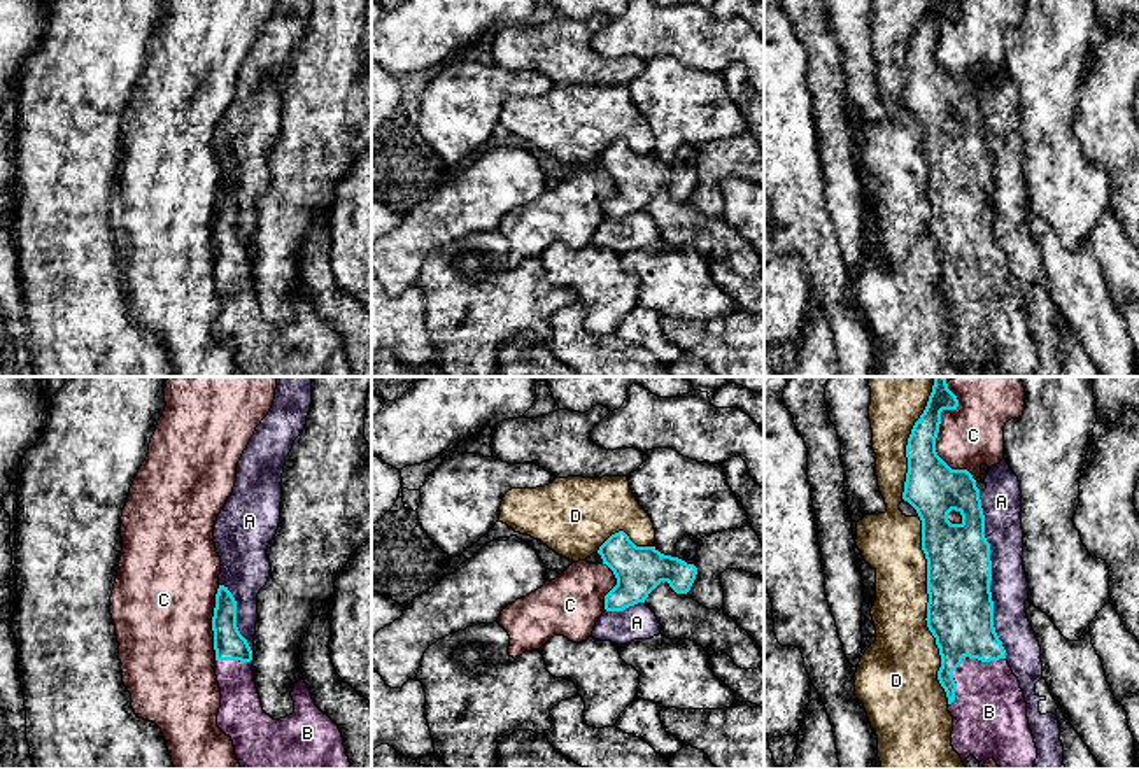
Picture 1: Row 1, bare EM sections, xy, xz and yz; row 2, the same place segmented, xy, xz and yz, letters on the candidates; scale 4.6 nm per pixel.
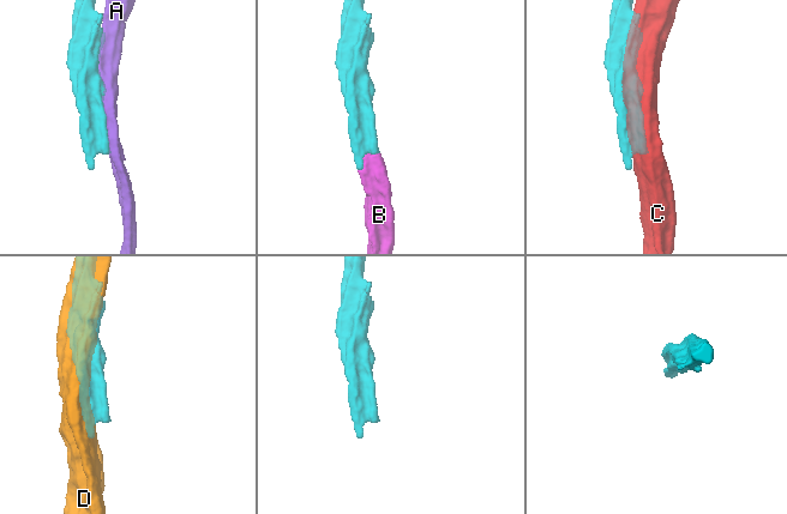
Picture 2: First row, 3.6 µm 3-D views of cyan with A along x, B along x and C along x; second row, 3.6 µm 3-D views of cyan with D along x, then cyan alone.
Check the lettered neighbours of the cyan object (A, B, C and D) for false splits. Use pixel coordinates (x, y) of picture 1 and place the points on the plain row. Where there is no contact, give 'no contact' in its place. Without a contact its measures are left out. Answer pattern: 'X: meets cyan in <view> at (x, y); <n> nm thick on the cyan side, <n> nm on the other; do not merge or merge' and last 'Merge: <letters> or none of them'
A: meets cyan in yz at (990, 183); 300 nm thick on the cyan side, 180 nm on the other; do not merge
B: meets cyan in yz at (961, 268); 300 nm thick on the cyan side, 320 nm on the other; merge
C: meets cyan in yz at (936, 44); 240 nm thick on the cyan side, 280 nm on the other; do not merge
D: meets cyan in yz at (927, 218); 300 nm thick on the cyan side, 320 nm on the other; do not merge
Merge: B

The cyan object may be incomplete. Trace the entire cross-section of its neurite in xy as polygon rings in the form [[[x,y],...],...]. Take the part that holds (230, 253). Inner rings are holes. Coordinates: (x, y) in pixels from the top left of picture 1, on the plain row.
[[[224,193],[216,201],[212,238],[221,296],[217,335],[231,345],[242,377],[350,377],[338,333],[315,314],[305,287],[291,300],[293,322],[273,328],[263,319],[252,258],[237,235],[237,208]]]

